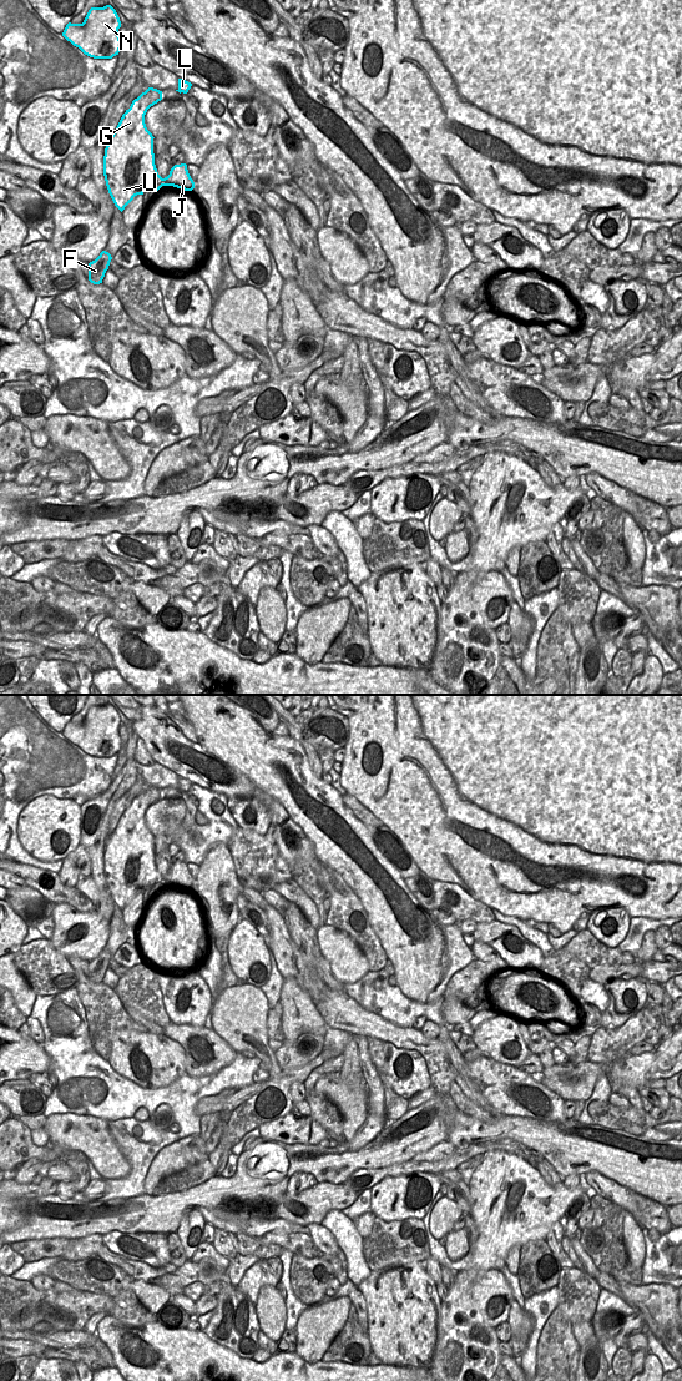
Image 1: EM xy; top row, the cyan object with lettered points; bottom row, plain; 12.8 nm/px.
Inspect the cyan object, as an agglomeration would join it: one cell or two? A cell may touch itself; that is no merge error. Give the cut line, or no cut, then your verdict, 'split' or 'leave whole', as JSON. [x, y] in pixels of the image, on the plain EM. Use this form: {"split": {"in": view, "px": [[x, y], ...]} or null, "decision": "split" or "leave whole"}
{"split": null, "decision": "leave whole"}

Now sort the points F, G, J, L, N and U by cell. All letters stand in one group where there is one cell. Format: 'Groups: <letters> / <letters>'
Groups: F G J L N U.

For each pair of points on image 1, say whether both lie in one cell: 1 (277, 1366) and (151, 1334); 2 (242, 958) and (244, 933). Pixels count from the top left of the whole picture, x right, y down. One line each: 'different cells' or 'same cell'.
1: same cell
2: same cell

